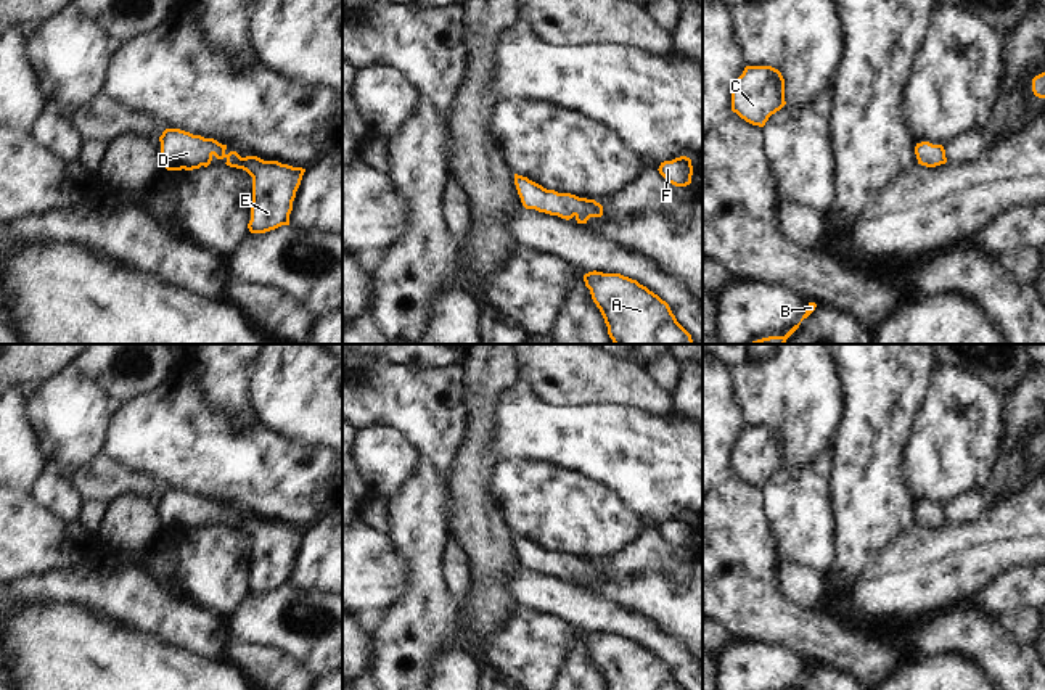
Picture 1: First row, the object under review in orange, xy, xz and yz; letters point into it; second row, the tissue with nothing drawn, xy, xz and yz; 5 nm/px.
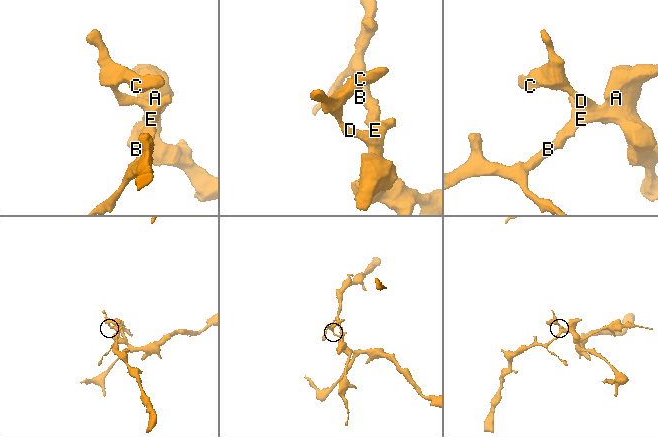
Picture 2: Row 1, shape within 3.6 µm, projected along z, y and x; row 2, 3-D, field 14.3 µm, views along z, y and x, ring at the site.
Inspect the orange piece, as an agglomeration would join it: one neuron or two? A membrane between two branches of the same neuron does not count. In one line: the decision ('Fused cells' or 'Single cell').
Single cell.

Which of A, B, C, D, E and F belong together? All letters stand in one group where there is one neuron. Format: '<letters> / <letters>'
A B C D E F

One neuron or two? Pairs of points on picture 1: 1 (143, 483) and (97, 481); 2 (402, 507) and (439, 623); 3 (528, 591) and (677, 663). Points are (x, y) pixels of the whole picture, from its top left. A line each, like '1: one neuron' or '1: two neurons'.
1: one neuron
2: one neuron
3: one neuron

